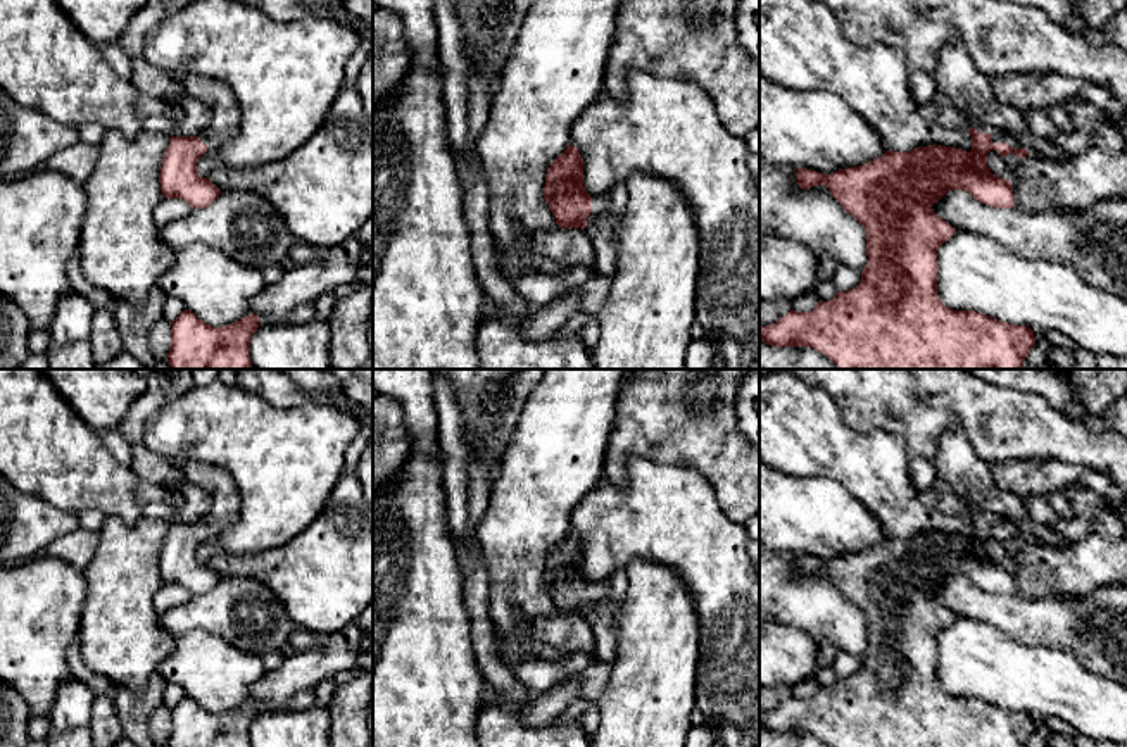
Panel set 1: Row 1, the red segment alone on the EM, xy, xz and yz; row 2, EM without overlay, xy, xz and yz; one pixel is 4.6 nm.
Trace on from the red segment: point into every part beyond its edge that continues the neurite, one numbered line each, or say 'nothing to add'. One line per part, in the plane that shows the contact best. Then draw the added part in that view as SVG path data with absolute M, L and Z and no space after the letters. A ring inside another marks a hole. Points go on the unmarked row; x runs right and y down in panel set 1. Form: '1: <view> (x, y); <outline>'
1: yz (953, 504); M951 492L944 493L942 509L951 512L951 514L956 514L956 516L966 516L968 518L970 514L975 514L979 519L989 519L994 531L1004 528L1013 535L1025 535L1020 530L1020 526L1015 526L1006 519L1001 519L1001 518L992 516L989 512L984 512L975 504L963 500Z

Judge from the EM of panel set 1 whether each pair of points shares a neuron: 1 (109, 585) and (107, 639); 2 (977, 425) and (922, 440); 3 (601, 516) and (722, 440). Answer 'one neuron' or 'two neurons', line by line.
1: one neuron
2: one neuron
3: two neurons

